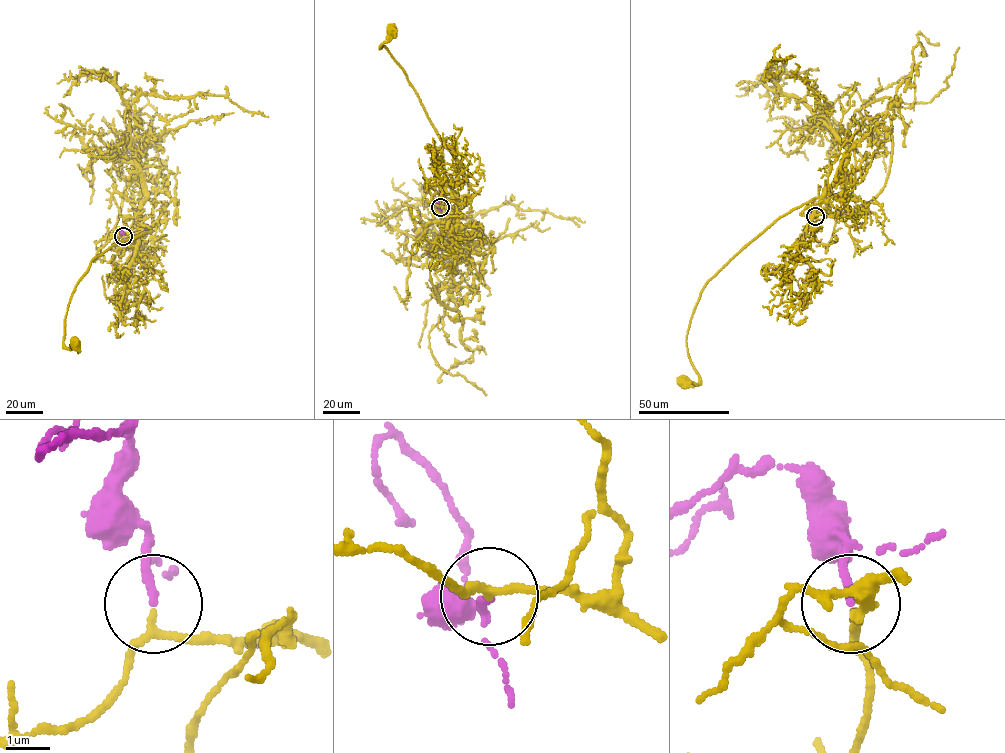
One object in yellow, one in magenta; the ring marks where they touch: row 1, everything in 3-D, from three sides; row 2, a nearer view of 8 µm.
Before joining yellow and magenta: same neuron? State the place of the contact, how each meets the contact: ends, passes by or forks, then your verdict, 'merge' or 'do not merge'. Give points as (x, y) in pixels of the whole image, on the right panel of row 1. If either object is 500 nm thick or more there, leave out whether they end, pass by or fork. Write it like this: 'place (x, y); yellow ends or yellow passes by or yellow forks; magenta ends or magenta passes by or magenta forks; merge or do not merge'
place (815, 216); yellow passes by; magenta ends; merge

